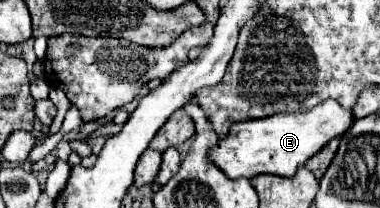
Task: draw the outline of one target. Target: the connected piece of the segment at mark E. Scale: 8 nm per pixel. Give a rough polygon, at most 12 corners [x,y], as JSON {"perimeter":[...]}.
{"perimeter":[[351,109],[233,123],[209,157],[231,179],[293,177],[341,137]]}

